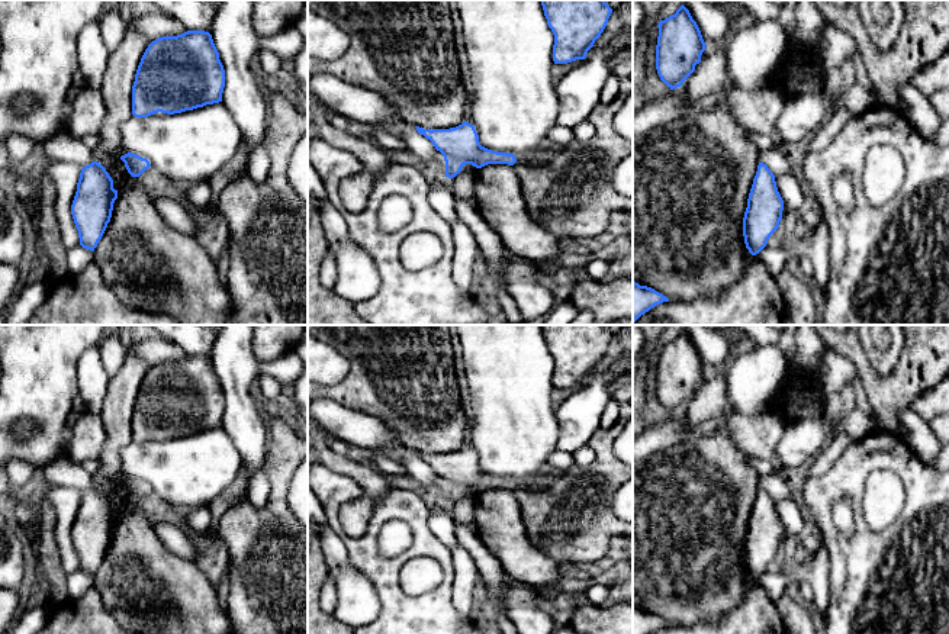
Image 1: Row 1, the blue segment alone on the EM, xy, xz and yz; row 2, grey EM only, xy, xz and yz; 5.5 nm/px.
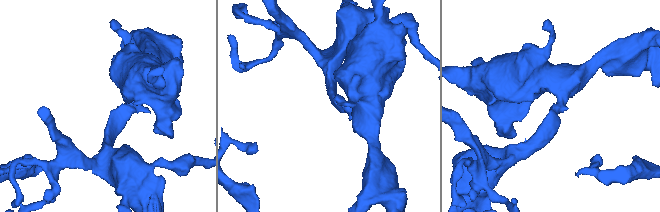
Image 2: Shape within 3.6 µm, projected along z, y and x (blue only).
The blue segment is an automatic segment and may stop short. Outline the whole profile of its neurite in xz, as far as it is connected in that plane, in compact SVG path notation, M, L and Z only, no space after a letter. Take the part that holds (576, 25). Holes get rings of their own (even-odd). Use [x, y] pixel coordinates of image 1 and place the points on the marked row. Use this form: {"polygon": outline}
{"polygon": "M541 0L541 6L554 35L554 64L585 59L612 13L605 0Z"}

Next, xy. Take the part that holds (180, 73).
{"polygon": "M187 30L152 41L132 86L132 115L181 113L222 102L225 70L212 35Z"}

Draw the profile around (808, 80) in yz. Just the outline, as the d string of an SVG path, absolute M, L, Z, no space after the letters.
M816 61L789 77L786 96L807 96L824 90L826 70Z

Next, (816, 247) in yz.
M821 209L818 223L808 231L808 235L808 238L795 242L788 254L795 257L805 255L811 260L814 268L813 287L826 295L830 277L830 232Z

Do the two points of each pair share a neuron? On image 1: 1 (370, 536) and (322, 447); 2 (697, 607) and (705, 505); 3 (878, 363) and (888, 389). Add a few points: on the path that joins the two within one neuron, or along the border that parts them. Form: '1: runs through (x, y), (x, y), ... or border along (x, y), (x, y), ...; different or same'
1: border along (382, 498), (360, 536), (343, 531); different
2: runs through (697, 582), (697, 530); same
3: border along (904, 348), (887, 375), (880, 375), (862, 351); different

